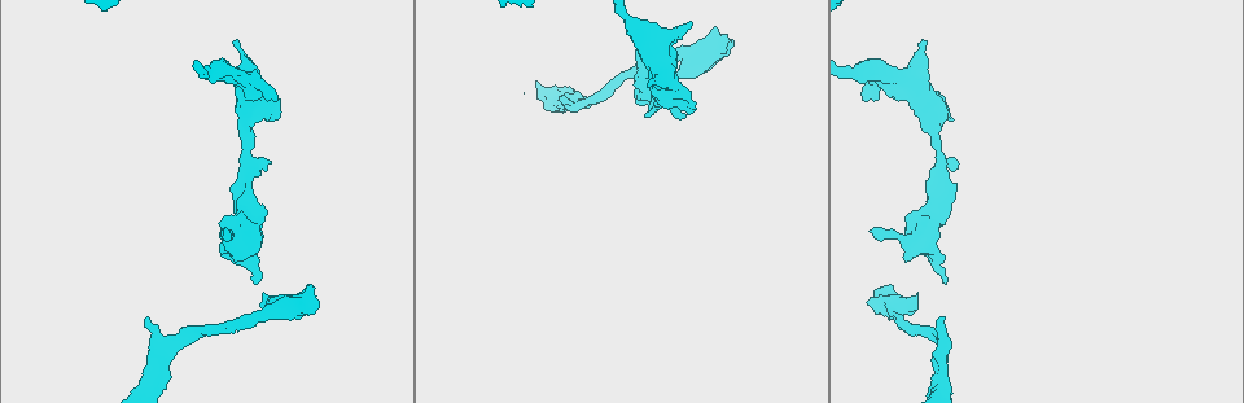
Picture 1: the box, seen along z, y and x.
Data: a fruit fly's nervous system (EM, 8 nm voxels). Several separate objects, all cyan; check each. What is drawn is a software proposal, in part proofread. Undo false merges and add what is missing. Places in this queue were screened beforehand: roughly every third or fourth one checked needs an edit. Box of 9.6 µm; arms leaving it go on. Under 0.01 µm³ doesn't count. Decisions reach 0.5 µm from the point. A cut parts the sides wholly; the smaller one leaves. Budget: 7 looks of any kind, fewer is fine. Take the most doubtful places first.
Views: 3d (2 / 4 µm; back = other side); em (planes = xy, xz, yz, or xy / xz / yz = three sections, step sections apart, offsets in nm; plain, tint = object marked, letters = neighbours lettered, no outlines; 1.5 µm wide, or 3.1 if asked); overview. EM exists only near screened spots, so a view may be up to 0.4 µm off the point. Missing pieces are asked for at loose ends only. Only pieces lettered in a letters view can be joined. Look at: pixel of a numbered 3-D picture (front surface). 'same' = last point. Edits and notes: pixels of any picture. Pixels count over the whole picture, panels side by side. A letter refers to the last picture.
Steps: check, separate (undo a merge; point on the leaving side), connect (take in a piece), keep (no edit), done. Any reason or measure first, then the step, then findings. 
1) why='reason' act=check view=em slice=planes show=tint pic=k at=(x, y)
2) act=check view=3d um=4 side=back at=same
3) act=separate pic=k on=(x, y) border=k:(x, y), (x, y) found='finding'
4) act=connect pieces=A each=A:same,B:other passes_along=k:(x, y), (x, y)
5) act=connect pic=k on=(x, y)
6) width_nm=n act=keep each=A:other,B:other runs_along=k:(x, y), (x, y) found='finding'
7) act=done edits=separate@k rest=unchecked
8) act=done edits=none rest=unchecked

why='an open end' act=check view=3d um=2 pic=1 at=(228, 230)

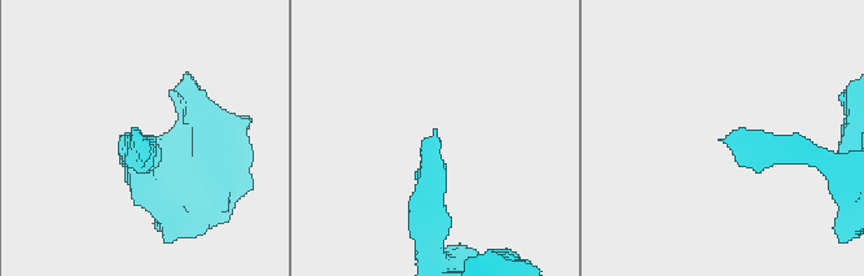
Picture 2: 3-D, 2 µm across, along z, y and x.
act=check view=em slice=planes show=letters pic=2 at=(435, 131)

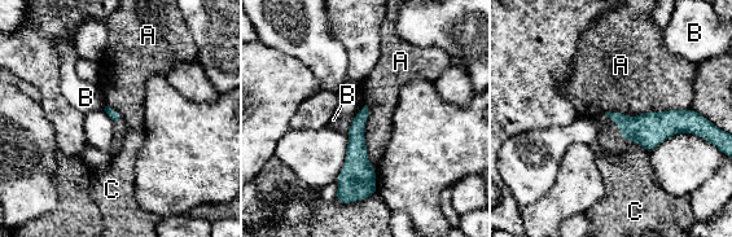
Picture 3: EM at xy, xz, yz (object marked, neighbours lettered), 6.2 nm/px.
act=keep each=A:other,B:other,C:other border=3:(691, 108), (634, 117), (604, 113) found='none of them fits'

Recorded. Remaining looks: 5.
why='thick end' act=check view=3d um=4 pic=1 at=(885, 287)

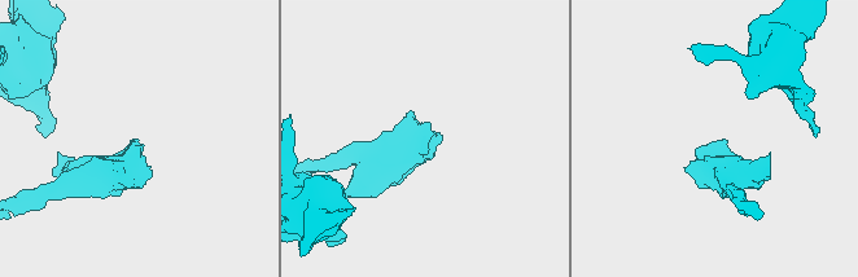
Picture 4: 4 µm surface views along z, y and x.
act=check view=em slice=planes show=letters pic=4 at=(137, 145)

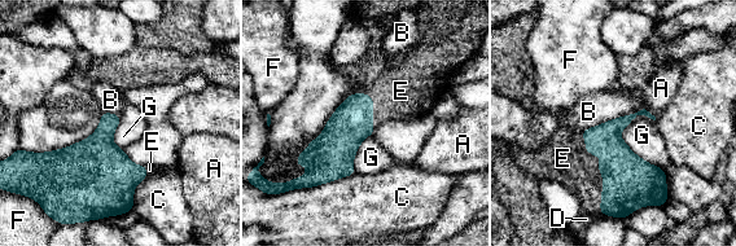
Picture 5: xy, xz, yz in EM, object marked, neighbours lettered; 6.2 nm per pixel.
act=connect pieces=E each=A:other,B:other,C:other,D:other,E:same,F:other,G:other passes_along=5:(630, 183), (599, 168), (563, 158) found='it goes on there'

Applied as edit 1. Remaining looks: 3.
why='branch stops here' act=check view=3d um=2 pic=1 at=(257, 282)

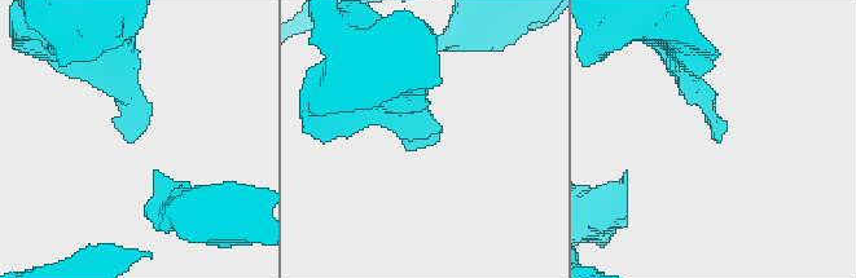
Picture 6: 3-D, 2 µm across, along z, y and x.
why='need the tissue' act=check view=em slice=yz step=4 show=tint pic=6 at=(132, 139)

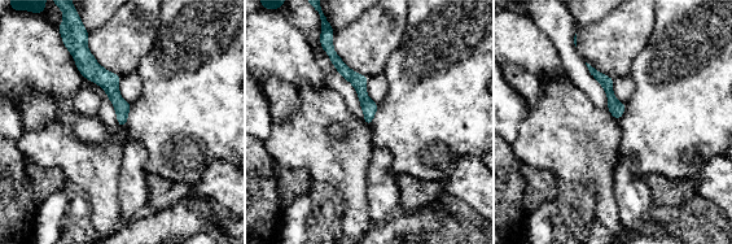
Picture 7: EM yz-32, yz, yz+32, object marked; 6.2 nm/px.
why='cut it another way' act=check view=em slice=xy step=8 show=letters at=same

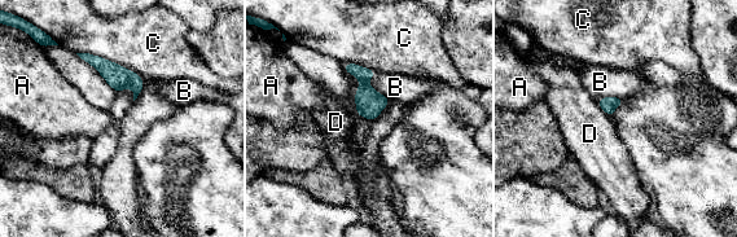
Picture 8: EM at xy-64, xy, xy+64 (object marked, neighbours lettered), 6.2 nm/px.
act=keep each=A:other,B:other,C:other,D:other runs_along=8:(84, 56), (137, 90) found='no lettered piece goes on from it'

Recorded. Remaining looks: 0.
act=done edits=connect@5 rest=unchecked

